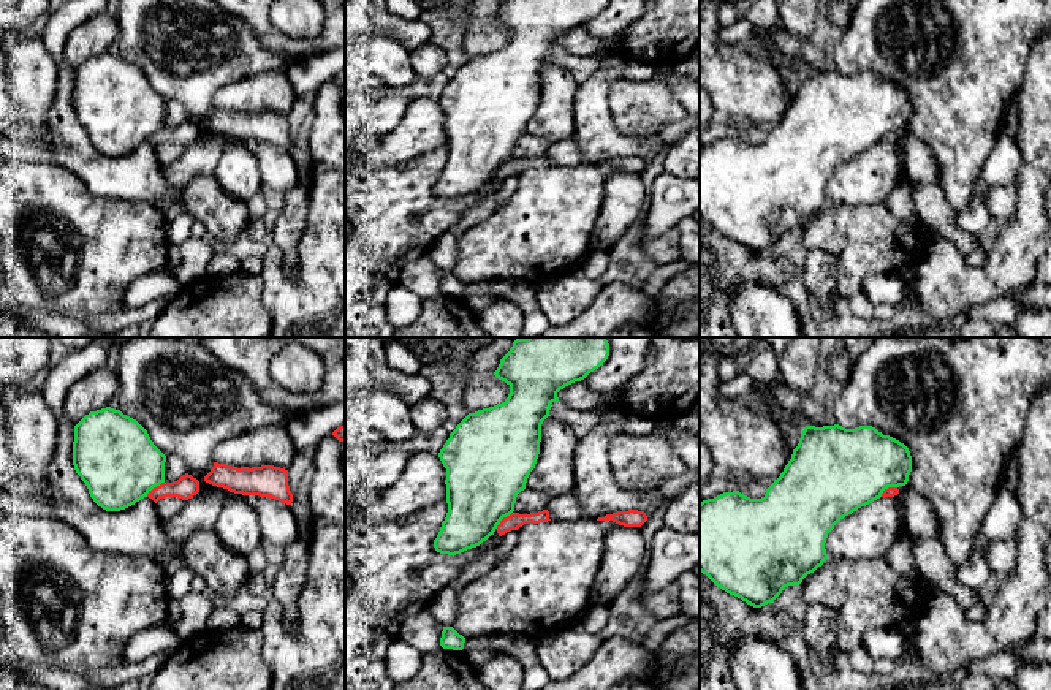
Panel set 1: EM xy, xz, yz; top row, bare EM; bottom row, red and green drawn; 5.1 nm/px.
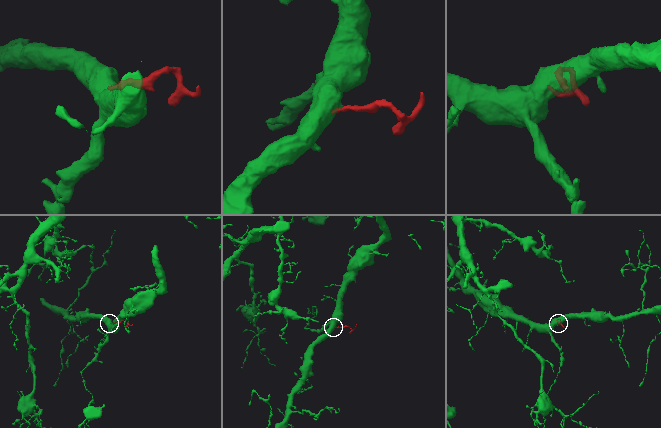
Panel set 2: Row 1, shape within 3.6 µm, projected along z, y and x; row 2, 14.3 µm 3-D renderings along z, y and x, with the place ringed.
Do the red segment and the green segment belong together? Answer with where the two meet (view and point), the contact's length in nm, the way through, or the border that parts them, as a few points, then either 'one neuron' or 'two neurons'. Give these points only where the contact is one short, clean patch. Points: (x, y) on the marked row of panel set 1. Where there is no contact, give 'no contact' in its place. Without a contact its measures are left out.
contact xy (154, 488); length 120 nm; border xy (163, 481), (146, 496); two neurons

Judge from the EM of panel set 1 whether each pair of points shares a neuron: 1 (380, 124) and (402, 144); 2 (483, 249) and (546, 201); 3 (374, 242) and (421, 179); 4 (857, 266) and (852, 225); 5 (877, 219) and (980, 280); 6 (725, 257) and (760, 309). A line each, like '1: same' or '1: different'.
1: different
2: same
3: same
4: same
5: different
6: different

